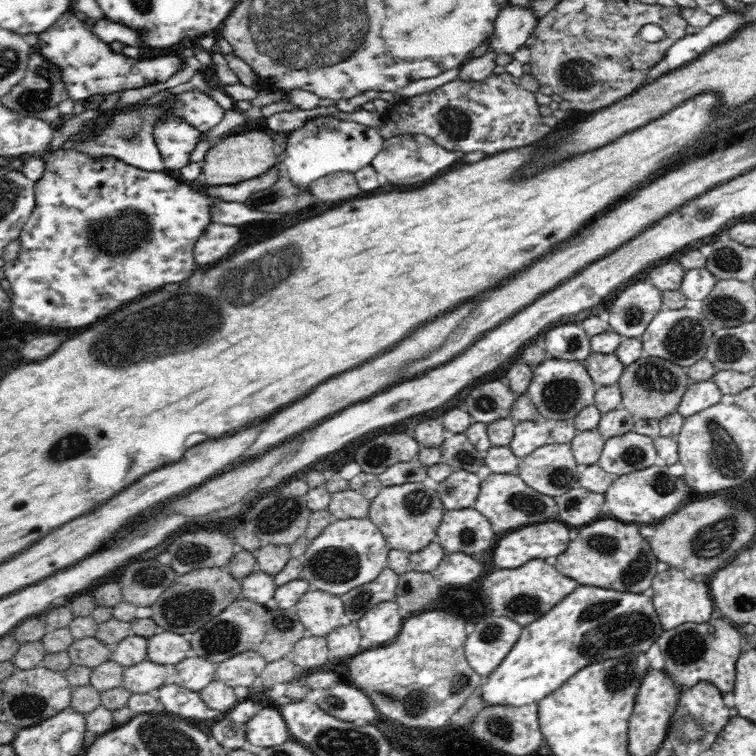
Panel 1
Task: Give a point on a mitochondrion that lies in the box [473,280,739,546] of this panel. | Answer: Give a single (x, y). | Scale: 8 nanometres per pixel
(684, 340)

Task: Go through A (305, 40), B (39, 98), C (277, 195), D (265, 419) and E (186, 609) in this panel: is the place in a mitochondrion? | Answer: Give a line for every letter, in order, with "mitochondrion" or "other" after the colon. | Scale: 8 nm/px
A: mitochondrion
B: mitochondrion
C: mitochondrion
D: other
E: mitochondrion

